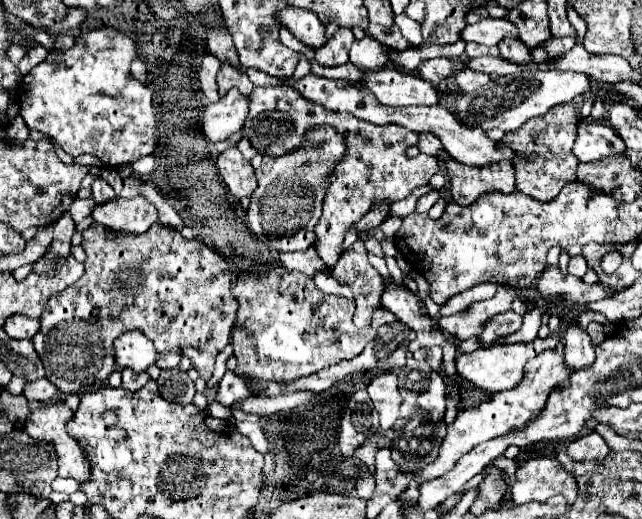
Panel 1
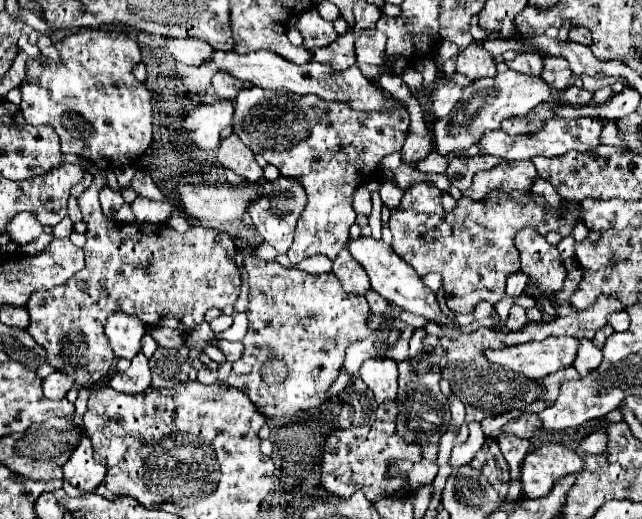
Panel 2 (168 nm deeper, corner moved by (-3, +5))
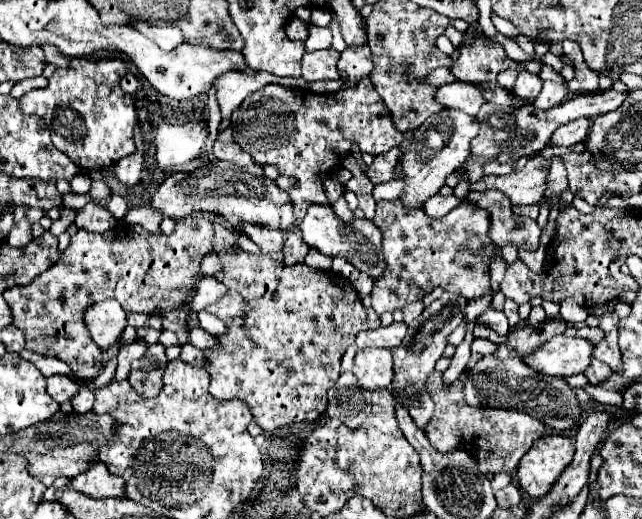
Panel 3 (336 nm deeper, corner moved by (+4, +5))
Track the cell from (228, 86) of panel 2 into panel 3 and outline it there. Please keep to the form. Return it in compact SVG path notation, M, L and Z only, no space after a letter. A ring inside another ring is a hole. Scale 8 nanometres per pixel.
M259 71L255 75L244 73L224 73L220 79L214 81L216 85L216 99L222 111L222 119L230 119L232 111L240 107L240 103L250 95L270 83L280 84L284 87L302 87L307 89L308 83L300 78L279 77L274 74Z

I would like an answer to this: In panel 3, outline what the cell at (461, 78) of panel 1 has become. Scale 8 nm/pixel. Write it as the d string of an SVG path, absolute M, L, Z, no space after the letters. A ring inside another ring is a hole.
M478 21L468 25L464 33L464 41L460 47L460 55L452 65L452 73L458 81L480 83L480 81L496 81L496 75L504 69L518 69L518 63L512 61L500 43L482 37L478 29Z

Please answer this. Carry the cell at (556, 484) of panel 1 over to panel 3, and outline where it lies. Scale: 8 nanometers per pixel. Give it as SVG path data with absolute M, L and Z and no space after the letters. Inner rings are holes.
M540 437L518 463L516 475L520 489L532 499L544 497L558 475L572 463L572 457L574 445L568 437Z

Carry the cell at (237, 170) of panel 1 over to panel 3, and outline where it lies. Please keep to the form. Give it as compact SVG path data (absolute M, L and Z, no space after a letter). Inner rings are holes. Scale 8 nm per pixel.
M230 127L218 133L218 137L214 141L214 147L212 147L212 153L220 161L228 161L228 163L234 163L238 167L248 167L252 163L252 157L246 151L240 151L238 143L234 143Z

